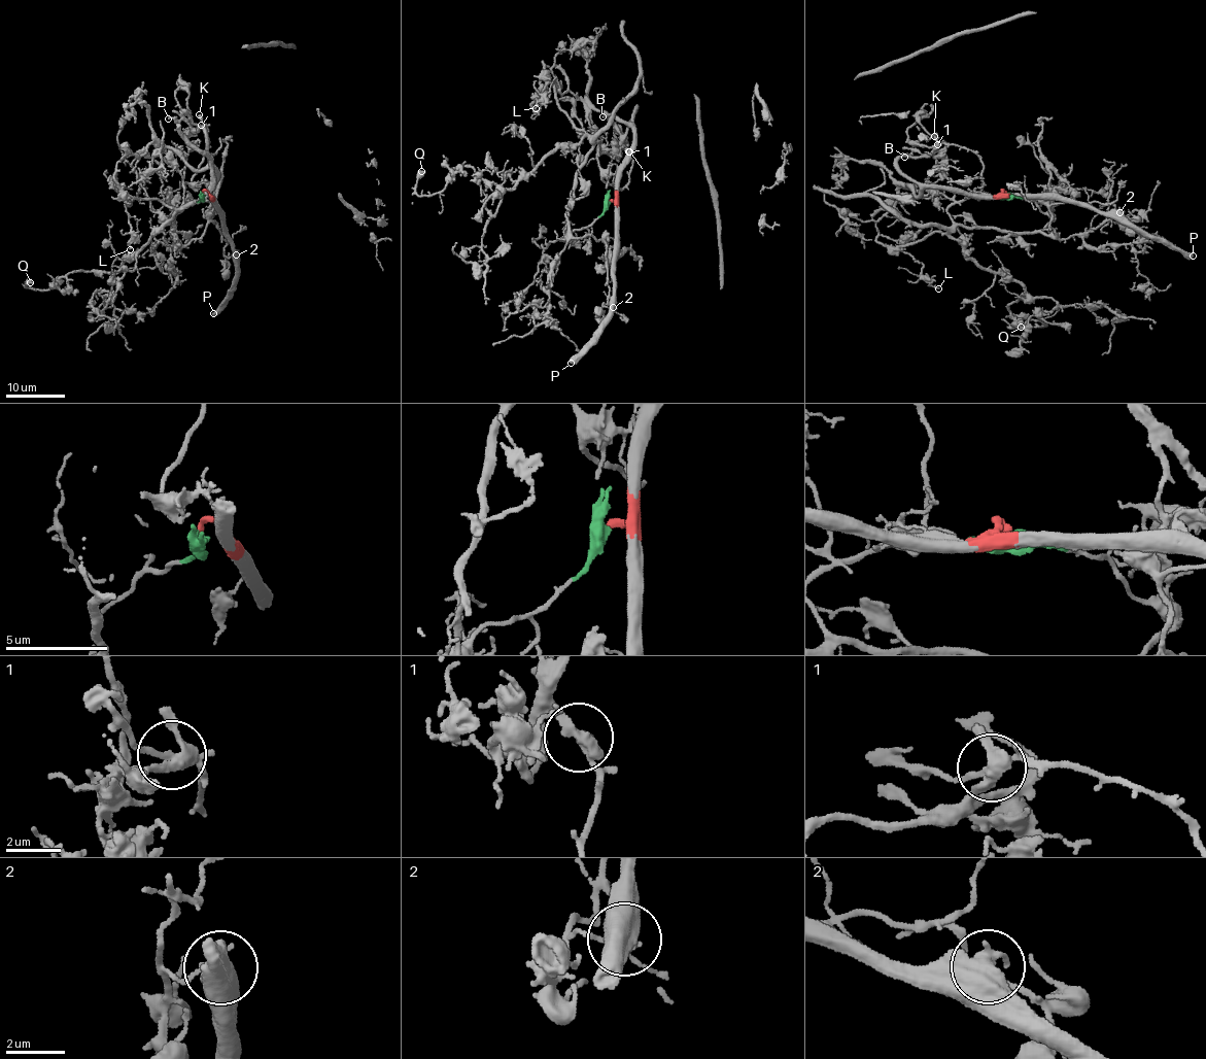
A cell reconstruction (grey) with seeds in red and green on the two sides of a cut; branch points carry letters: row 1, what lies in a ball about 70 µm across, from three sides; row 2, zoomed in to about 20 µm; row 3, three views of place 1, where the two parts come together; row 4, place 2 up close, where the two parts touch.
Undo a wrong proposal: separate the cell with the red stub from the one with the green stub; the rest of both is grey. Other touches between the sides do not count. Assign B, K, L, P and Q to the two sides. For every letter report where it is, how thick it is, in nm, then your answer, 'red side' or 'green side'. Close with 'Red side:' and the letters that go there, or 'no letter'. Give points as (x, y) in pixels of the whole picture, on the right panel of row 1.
B: at (904, 157); 240 nm thick; red side
K: at (934, 136); 320 nm thick; red side
L: at (938, 288); 100 nm thick; green side
P: at (1193, 255); 550 nm thick; red side
Q: at (1021, 327); 600 nm thick; green side
Red side: B, K, P

